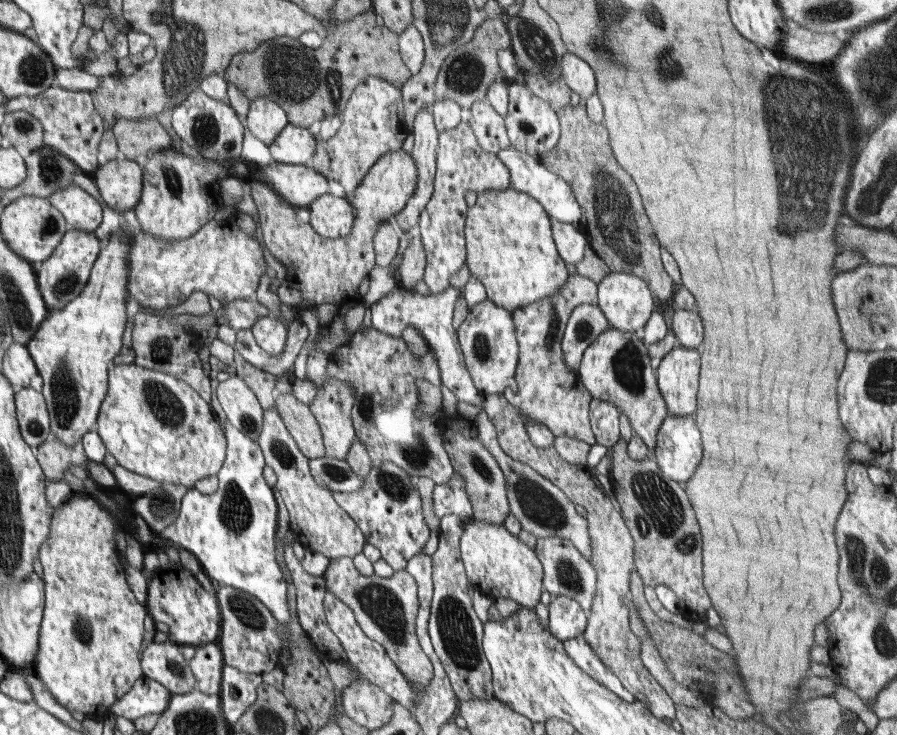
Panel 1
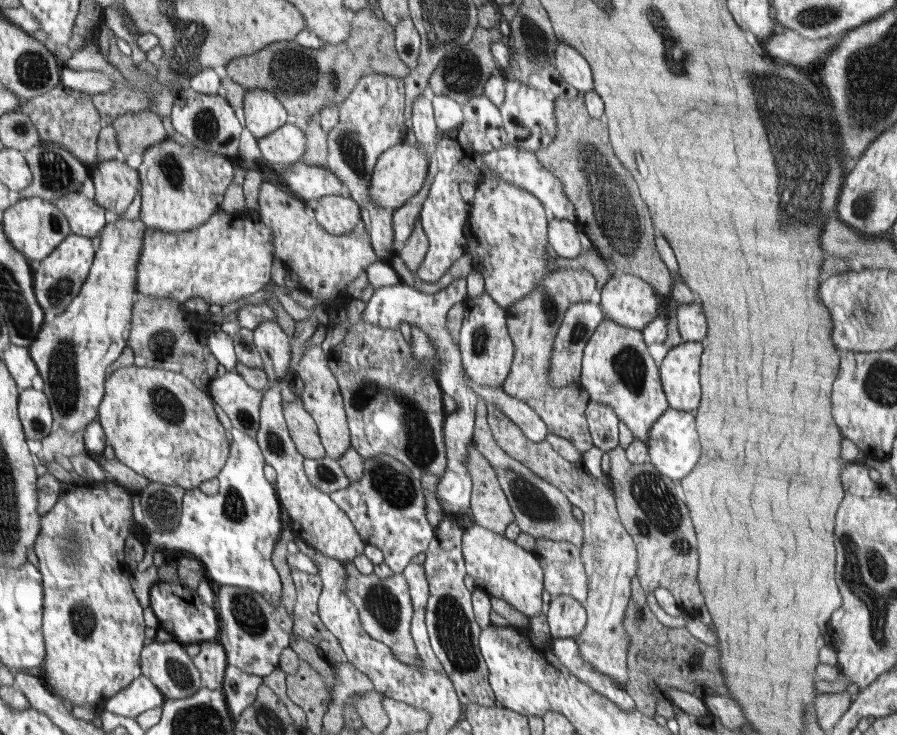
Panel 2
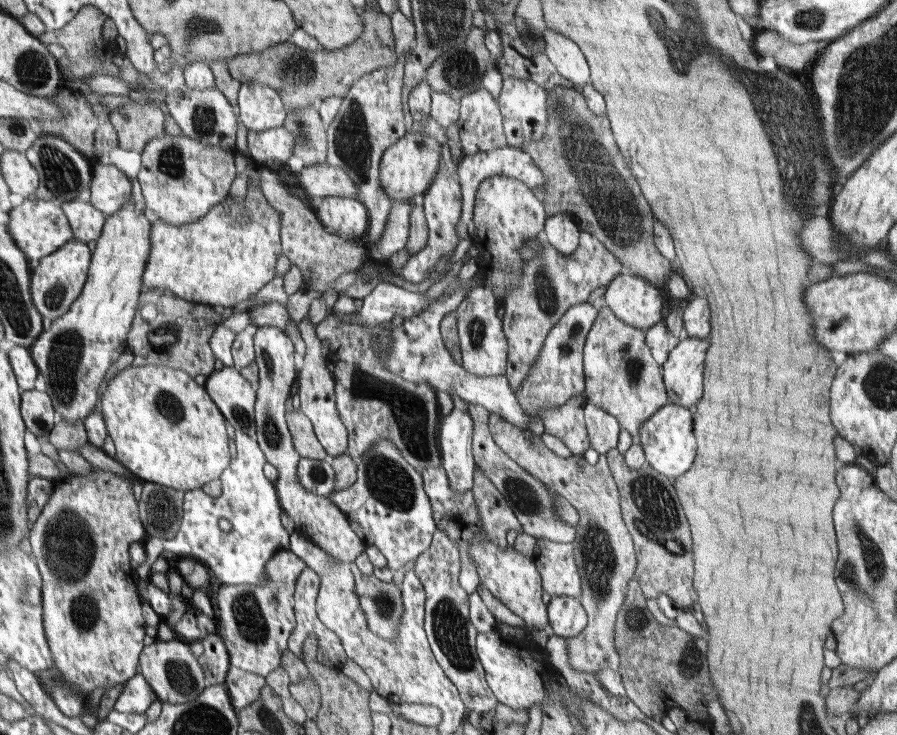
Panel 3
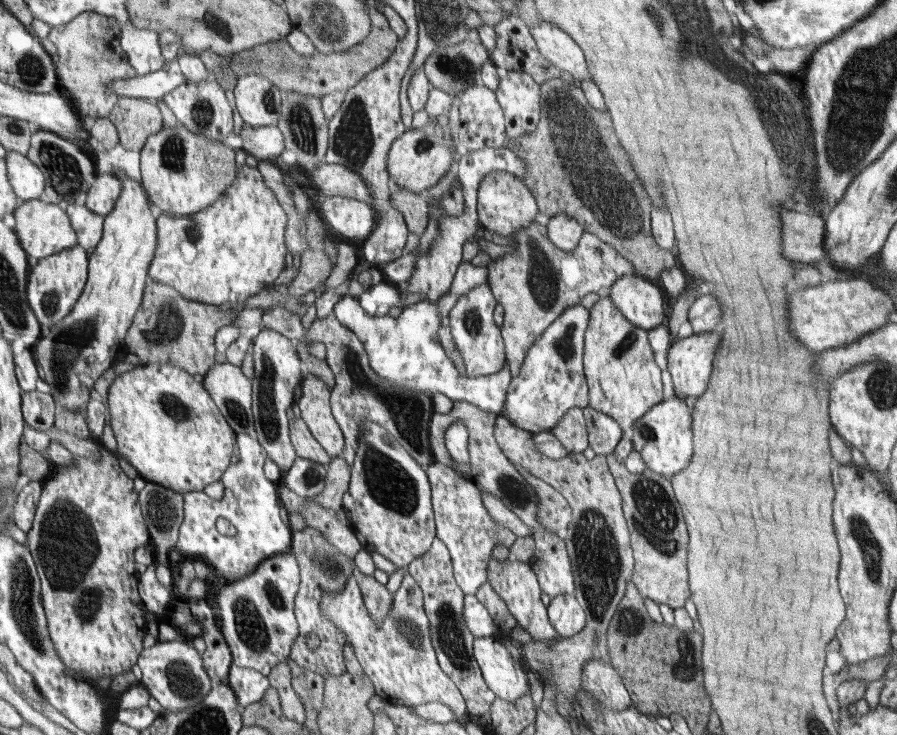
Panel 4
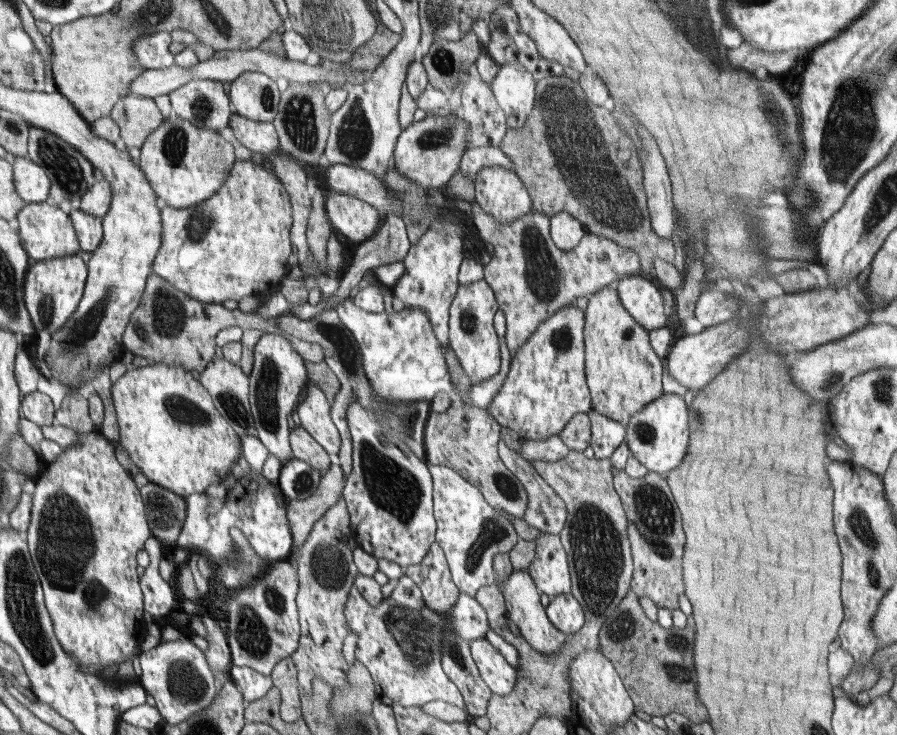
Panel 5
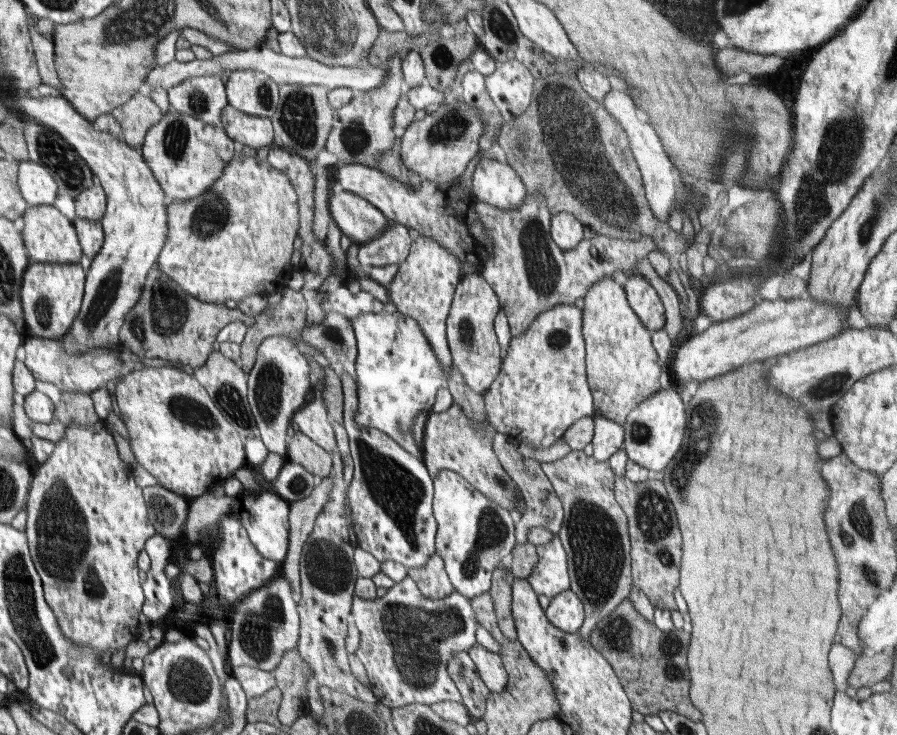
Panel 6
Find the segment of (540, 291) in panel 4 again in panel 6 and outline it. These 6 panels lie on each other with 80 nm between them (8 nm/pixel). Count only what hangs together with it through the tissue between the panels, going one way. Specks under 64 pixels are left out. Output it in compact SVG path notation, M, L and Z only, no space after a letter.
M526 192L526 199L524 199L524 203L522 203L522 205L520 205L520 207L514 207L514 209L512 209L510 211L504 211L504 209L496 209L496 208L492 209L487 204L482 204L482 203L479 203L479 202L477 202L477 210L479 210L479 216L482 217L484 225L487 226L488 234L491 234L491 236L492 236L491 240L494 241L495 244L496 244L496 248L494 249L494 255L491 256L490 260L488 260L488 264L486 264L486 266L484 266L484 268L482 268L479 273L487 281L489 281L489 283L495 289L496 294L499 294L500 305L503 306L504 313L506 313L506 317L508 319L508 324L509 324L509 327L510 327L510 330L511 330L511 336L520 336L523 332L526 332L526 329L532 324L532 321L536 317L538 317L538 315L540 315L540 313L542 313L542 312L544 312L544 311L546 311L548 309L552 309L554 306L557 306L557 305L574 305L575 302L576 302L576 300L578 300L578 298L584 298L584 297L586 297L586 292L588 292L588 289L593 284L596 284L596 282L600 282L603 278L606 278L607 276L614 276L614 274L616 272L623 272L623 273L625 273L627 275L633 275L634 274L634 270L635 270L635 264L637 264L637 262L641 258L645 258L649 252L652 252L652 250L658 250L658 251L662 252L665 256L668 256L668 254L665 254L665 252L663 252L663 250L659 250L658 247L656 247L656 243L654 243L654 241L652 241L652 239L650 239L650 237L646 237L646 236L644 236L644 238L640 239L640 241L624 241L624 240L621 240L621 239L616 239L616 238L613 238L613 237L606 237L606 236L600 235L598 238L592 239L592 240L588 240L588 238L584 238L583 241L582 241L582 245L581 246L576 247L574 249L567 250L567 251L563 251L562 249L560 249L553 242L553 239L550 236L550 228L551 228L551 218L552 218L552 215L550 215L550 212L548 211L548 207L546 207L546 199L544 199L544 195L540 195L540 193L536 193L536 195L528 195L528 192Z

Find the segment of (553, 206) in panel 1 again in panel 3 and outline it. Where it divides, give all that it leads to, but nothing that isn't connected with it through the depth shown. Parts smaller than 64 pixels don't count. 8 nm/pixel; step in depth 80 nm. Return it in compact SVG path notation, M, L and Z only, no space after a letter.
M507 144L504 147L492 149L484 152L464 155L463 160L458 164L458 176L460 181L459 188L463 194L463 216L458 220L456 225L456 234L458 240L473 240L476 234L476 224L473 220L474 204L476 200L476 192L486 178L499 175L516 179L528 186L534 194L544 195L543 185L546 183L542 172L538 165L534 164L532 157L519 147L513 147Z

